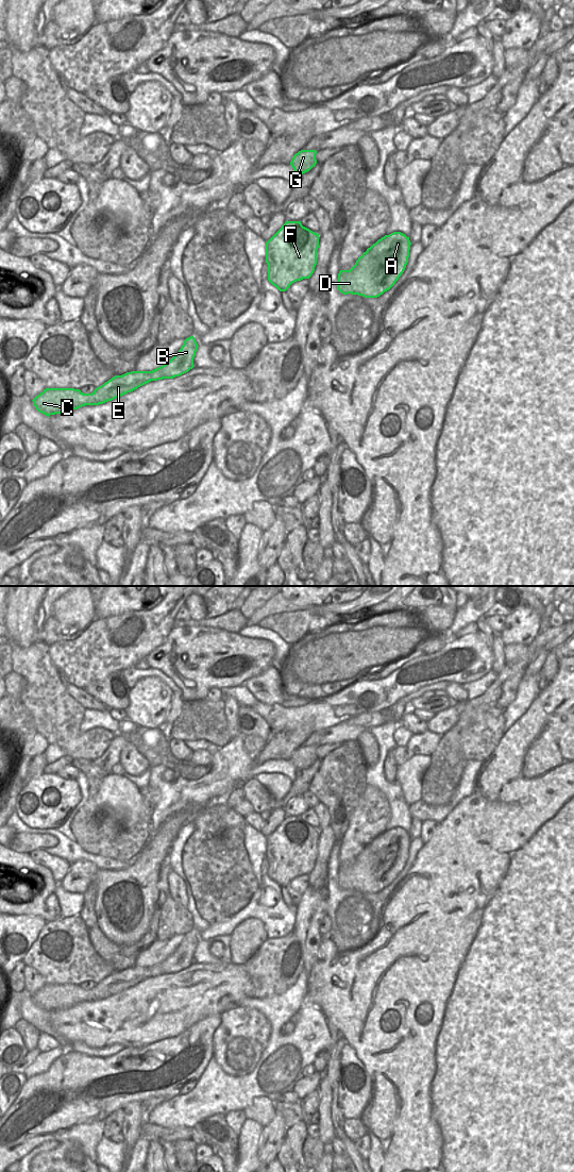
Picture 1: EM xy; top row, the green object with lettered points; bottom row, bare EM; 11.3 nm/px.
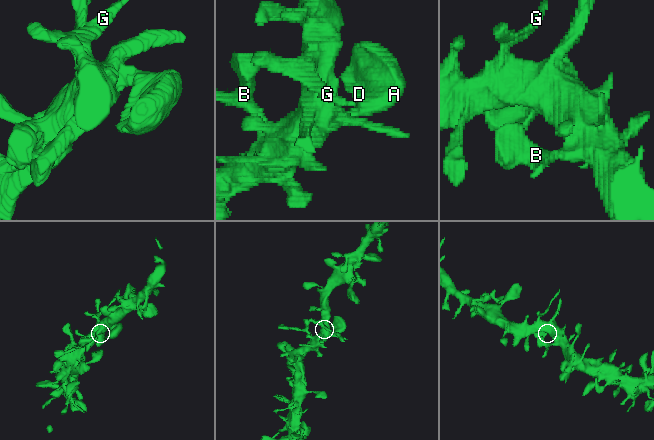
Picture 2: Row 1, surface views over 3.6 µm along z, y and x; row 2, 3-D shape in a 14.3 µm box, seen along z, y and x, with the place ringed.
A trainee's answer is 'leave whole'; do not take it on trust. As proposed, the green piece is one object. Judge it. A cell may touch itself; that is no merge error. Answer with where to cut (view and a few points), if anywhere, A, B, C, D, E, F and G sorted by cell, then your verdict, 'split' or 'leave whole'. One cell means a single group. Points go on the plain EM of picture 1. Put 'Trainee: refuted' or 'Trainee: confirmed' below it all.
no cut | A B C D E F G | leave whole
Trainee: confirmed

